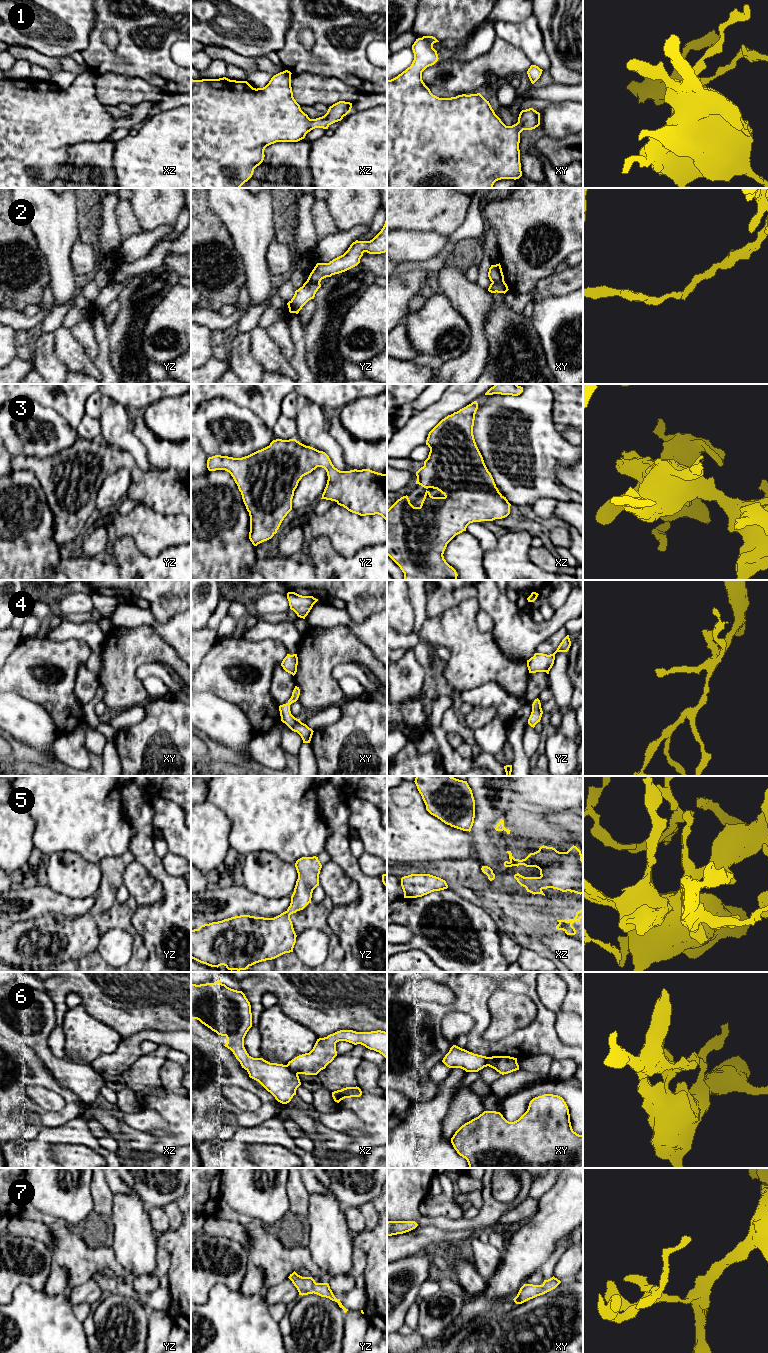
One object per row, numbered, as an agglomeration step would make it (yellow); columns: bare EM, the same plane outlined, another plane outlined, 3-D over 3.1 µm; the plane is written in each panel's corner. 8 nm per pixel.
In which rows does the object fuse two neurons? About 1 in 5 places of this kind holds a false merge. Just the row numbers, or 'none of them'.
2, 6

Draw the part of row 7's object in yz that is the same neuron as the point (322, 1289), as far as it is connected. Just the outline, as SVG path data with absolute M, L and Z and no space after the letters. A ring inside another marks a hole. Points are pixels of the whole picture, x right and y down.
M295 1271L292 1274L290 1274L288 1278L292 1281L294 1286L297 1288L299 1295L303 1296L303 1295L314 1293L321 1297L326 1297L332 1301L337 1302L339 1307L342 1308L345 1313L348 1311L348 1309L346 1309L342 1305L340 1299L337 1299L334 1296L328 1283L316 1283L312 1277L302 1277L298 1275Z

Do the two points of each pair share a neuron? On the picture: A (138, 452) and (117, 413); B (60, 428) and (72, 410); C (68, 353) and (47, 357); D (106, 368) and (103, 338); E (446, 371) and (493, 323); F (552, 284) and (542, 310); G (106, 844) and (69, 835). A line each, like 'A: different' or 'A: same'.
A: same
B: different
C: different
D: same
E: different
F: different
G: same

